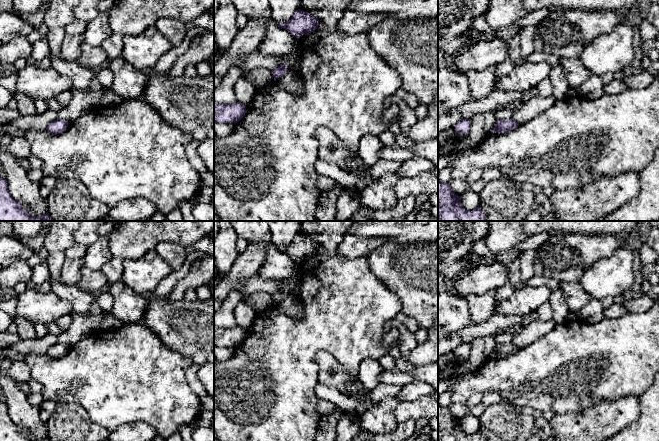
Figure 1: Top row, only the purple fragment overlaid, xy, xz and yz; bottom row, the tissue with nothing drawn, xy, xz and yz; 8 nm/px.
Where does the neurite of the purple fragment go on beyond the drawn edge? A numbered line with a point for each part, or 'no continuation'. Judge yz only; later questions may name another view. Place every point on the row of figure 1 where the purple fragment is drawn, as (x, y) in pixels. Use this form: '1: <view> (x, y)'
no continuation

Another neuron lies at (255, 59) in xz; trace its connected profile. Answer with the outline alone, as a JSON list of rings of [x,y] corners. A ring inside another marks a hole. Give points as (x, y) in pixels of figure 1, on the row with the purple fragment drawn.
[[[256,49],[254,52],[243,57],[240,68],[242,70],[248,70],[253,68],[263,67],[269,70],[278,68],[282,63],[285,64],[289,71],[298,71],[300,67],[300,59],[297,52],[294,52],[288,56],[266,56]]]

